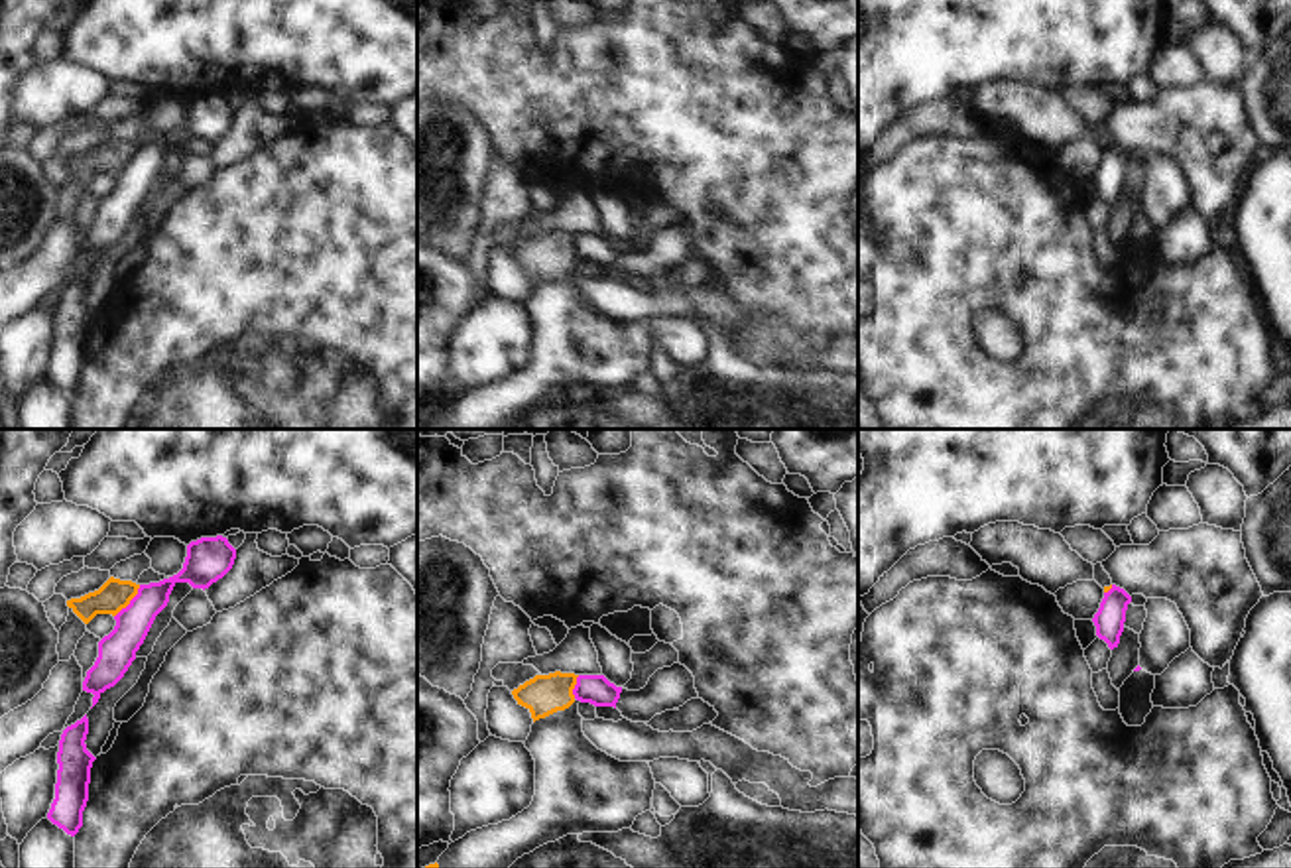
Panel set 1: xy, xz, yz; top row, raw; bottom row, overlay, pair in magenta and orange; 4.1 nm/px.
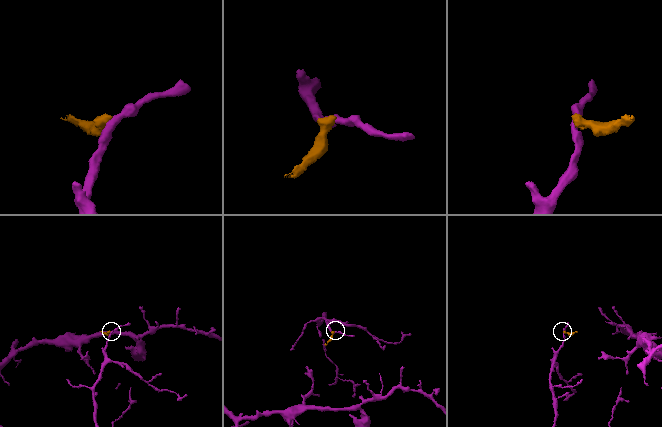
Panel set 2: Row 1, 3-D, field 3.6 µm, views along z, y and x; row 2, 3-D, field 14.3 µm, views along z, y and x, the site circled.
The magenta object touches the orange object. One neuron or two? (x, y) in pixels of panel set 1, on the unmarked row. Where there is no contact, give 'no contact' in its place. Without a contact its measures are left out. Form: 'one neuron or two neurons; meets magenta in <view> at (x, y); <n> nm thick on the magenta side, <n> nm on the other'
two neurons; meets magenta in xy at (130, 160); 150 nm thick on the magenta side, 130 nm on the other

